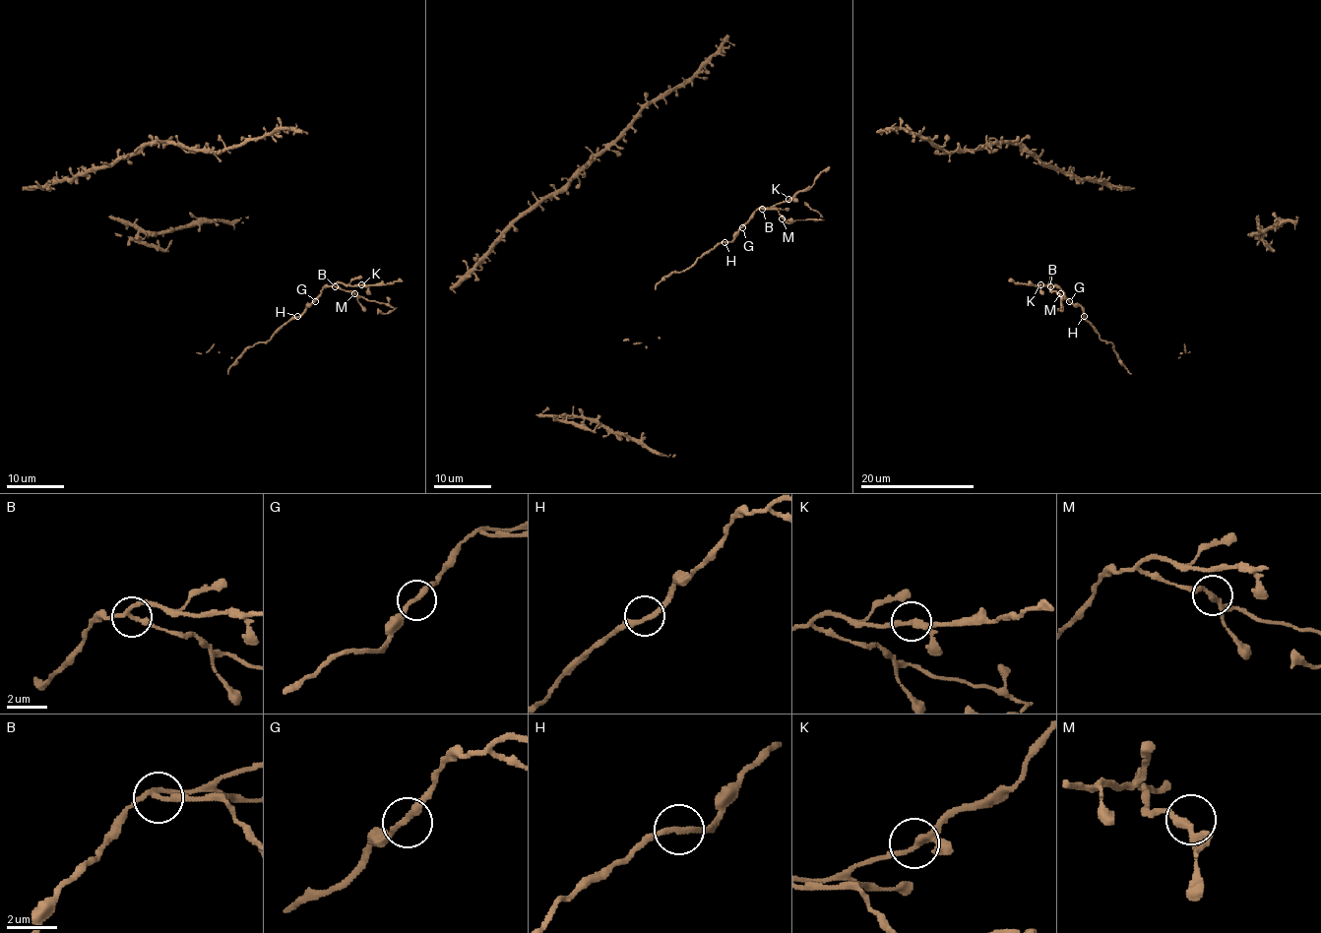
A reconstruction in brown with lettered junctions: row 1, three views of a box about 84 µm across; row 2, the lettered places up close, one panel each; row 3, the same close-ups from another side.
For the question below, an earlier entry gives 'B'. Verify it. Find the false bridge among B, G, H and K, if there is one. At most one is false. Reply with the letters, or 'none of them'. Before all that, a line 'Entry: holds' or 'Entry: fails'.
Entry: holds
B

